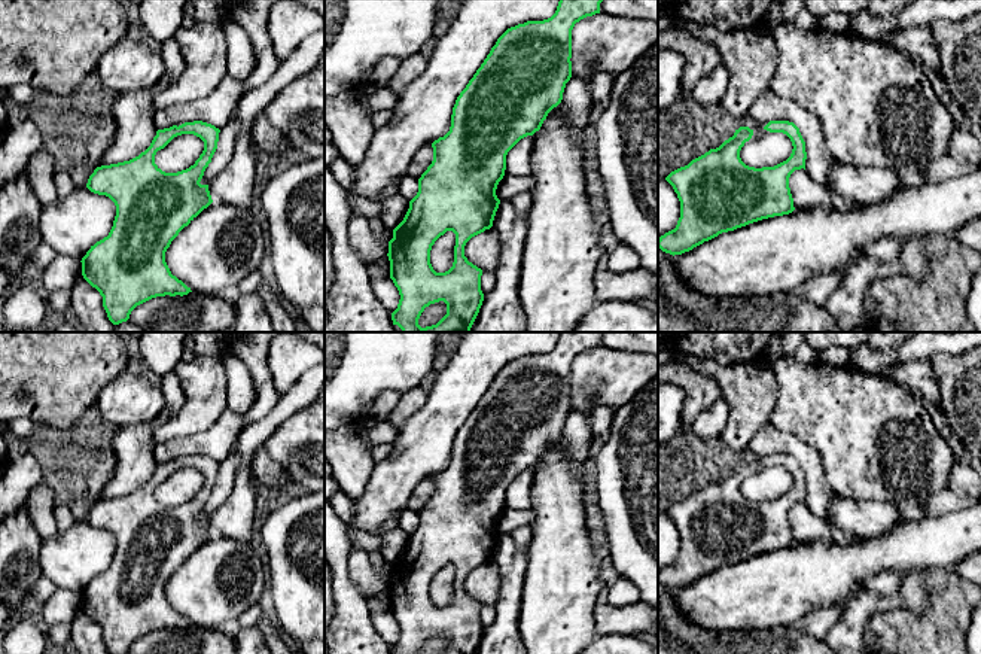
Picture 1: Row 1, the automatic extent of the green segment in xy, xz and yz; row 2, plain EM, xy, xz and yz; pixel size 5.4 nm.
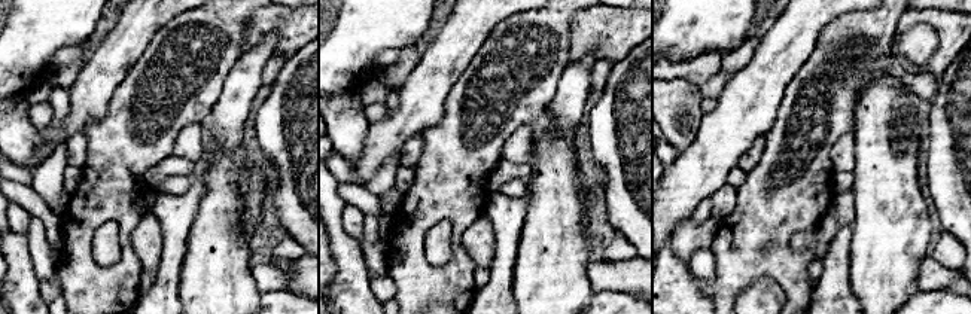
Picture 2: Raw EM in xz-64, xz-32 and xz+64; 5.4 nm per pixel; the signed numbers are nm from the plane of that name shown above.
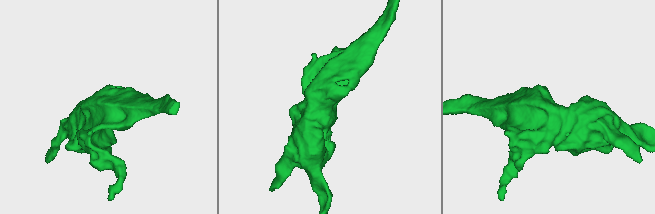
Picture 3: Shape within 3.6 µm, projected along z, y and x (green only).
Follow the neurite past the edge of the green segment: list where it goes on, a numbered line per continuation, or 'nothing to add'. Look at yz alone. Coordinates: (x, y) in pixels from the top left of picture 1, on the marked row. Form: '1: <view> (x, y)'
nothing to add

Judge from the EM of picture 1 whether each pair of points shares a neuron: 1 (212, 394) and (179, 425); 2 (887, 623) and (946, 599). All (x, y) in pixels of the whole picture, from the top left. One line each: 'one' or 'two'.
1: one
2: one

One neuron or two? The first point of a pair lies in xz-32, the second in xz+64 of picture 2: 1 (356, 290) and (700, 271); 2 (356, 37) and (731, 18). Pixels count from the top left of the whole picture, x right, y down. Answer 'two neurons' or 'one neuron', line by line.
1: two neurons
2: one neuron

